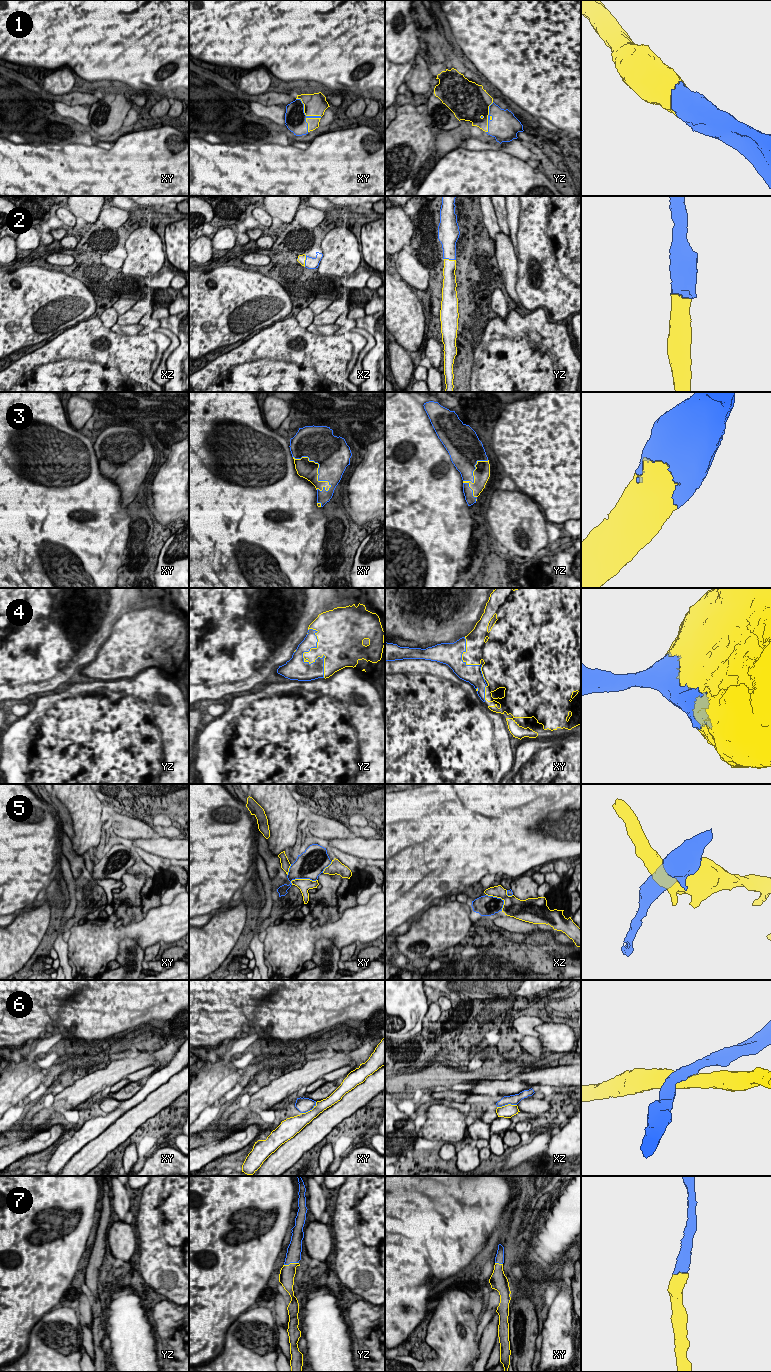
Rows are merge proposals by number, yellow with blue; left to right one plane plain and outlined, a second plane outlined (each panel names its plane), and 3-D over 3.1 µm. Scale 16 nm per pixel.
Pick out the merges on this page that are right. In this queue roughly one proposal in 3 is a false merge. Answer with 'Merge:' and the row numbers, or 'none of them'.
Merge: 1, 2, 3, 4, 7

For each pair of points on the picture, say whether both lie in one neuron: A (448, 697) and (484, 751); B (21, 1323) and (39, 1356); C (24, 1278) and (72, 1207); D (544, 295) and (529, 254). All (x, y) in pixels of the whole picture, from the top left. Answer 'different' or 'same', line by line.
A: same
B: different
C: same
D: same

